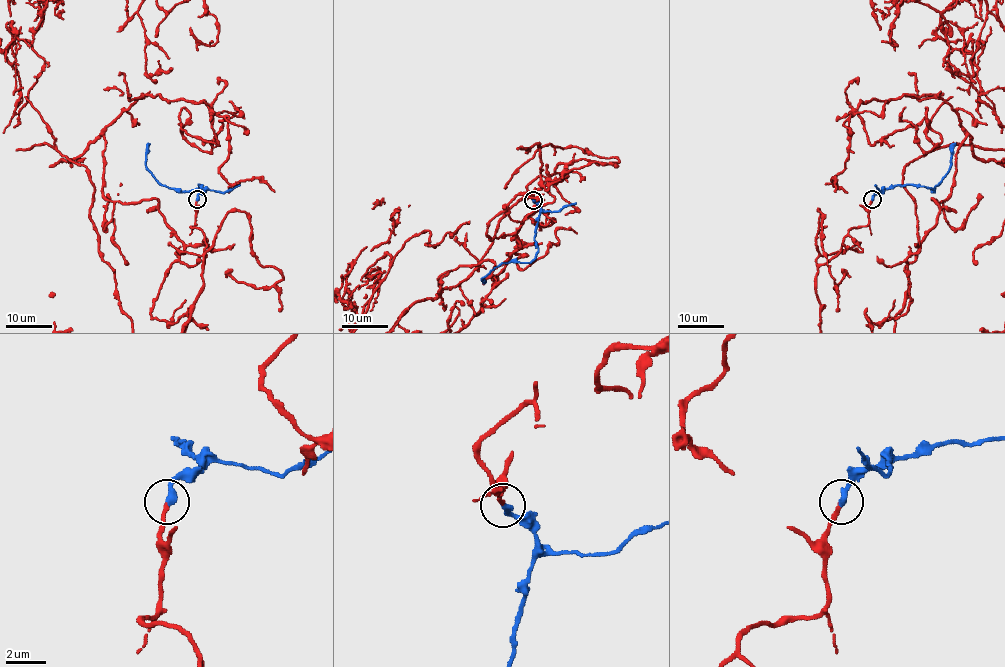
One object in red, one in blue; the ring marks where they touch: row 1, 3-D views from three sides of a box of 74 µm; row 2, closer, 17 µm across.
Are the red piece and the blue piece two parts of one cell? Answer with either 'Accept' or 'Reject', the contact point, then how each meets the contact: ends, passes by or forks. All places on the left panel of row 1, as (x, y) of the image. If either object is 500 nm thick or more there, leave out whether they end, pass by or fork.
Accept. Place: (197, 199). At the ring red ends. At the ring blue ends

